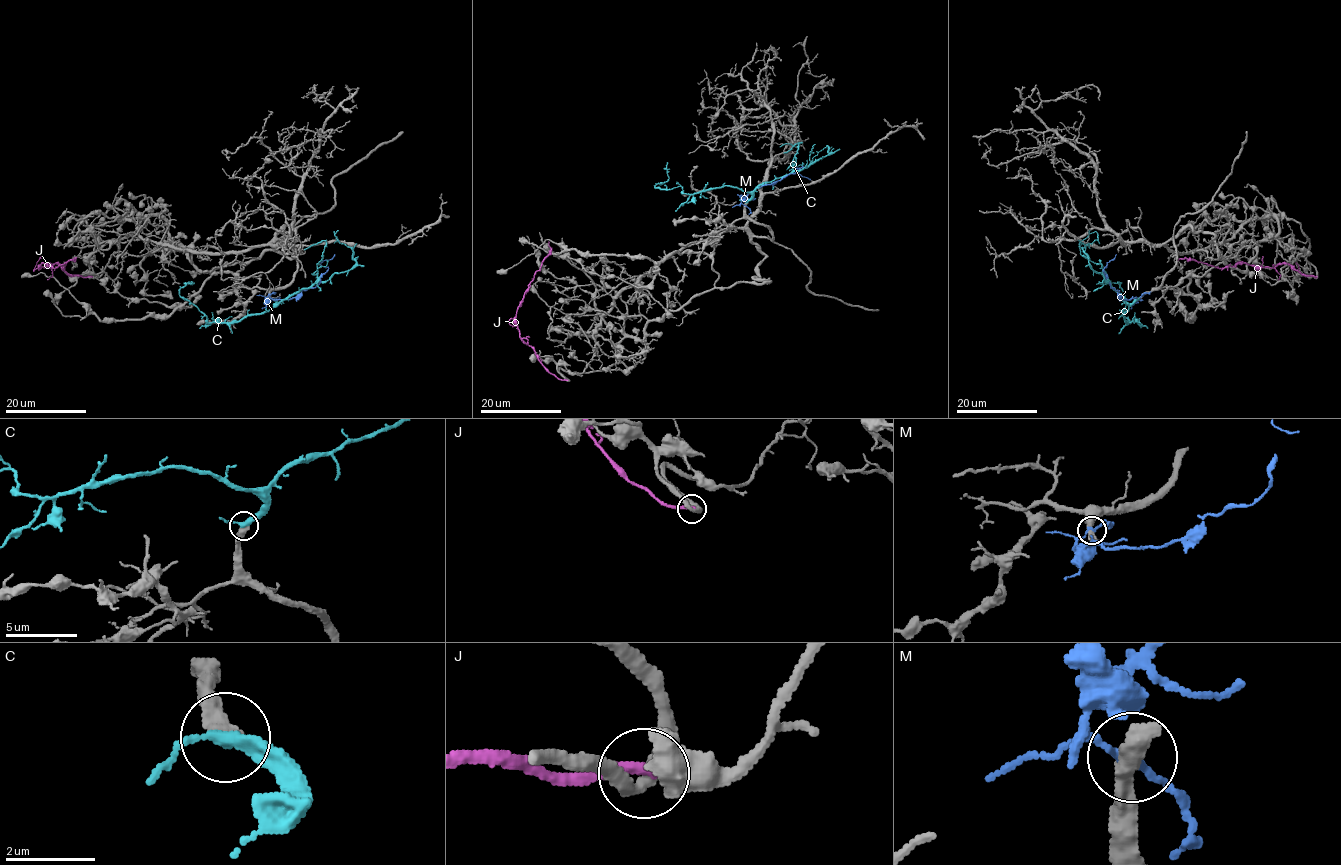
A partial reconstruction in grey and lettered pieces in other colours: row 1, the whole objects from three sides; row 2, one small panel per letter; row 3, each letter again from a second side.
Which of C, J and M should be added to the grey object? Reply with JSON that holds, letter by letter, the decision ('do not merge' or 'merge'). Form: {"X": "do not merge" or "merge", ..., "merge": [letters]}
{"C": "merge", "J": "do not merge", "M": "do not merge", "merge": ["C"]}

